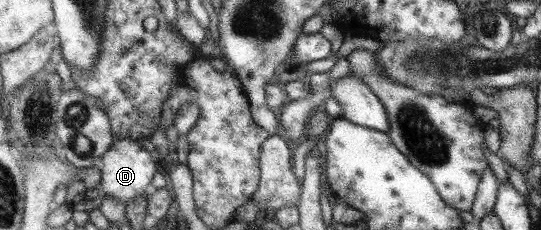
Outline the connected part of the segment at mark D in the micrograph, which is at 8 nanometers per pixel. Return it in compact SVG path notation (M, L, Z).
M130 137L116 139L110 150L102 156L99 167L101 172L100 190L126 204L132 199L136 199L138 195L146 194L144 188L150 184L152 176L156 174L156 162L152 160L152 156L144 150L137 140Z

